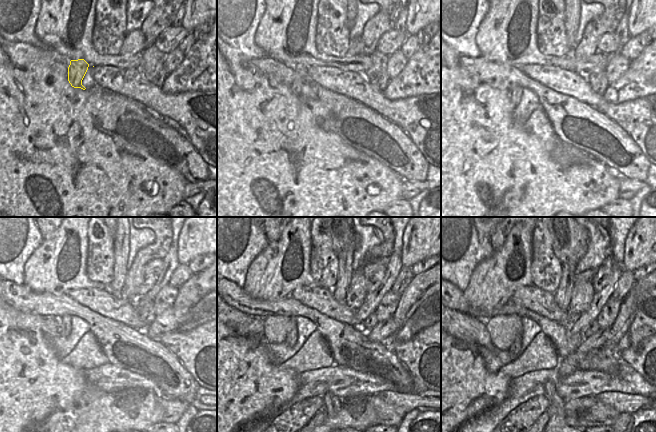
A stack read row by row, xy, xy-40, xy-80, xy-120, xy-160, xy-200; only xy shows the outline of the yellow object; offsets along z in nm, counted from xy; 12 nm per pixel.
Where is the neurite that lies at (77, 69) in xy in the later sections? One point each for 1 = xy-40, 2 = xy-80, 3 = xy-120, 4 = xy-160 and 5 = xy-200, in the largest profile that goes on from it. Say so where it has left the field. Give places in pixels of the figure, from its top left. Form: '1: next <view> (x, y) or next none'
1: next xy-40 (300, 87)
2: next xy-80 (515, 93)
3: next xy-120 (65, 330)
4: next xy-160 (291, 338)
5: next xy-200 (514, 351)

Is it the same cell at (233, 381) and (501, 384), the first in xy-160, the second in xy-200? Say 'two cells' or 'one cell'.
one cell

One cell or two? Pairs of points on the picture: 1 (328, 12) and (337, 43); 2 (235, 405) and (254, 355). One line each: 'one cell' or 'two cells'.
1: one cell
2: one cell

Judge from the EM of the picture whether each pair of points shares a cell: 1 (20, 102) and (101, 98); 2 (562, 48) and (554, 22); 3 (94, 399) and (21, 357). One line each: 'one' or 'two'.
1: one
2: one
3: one

